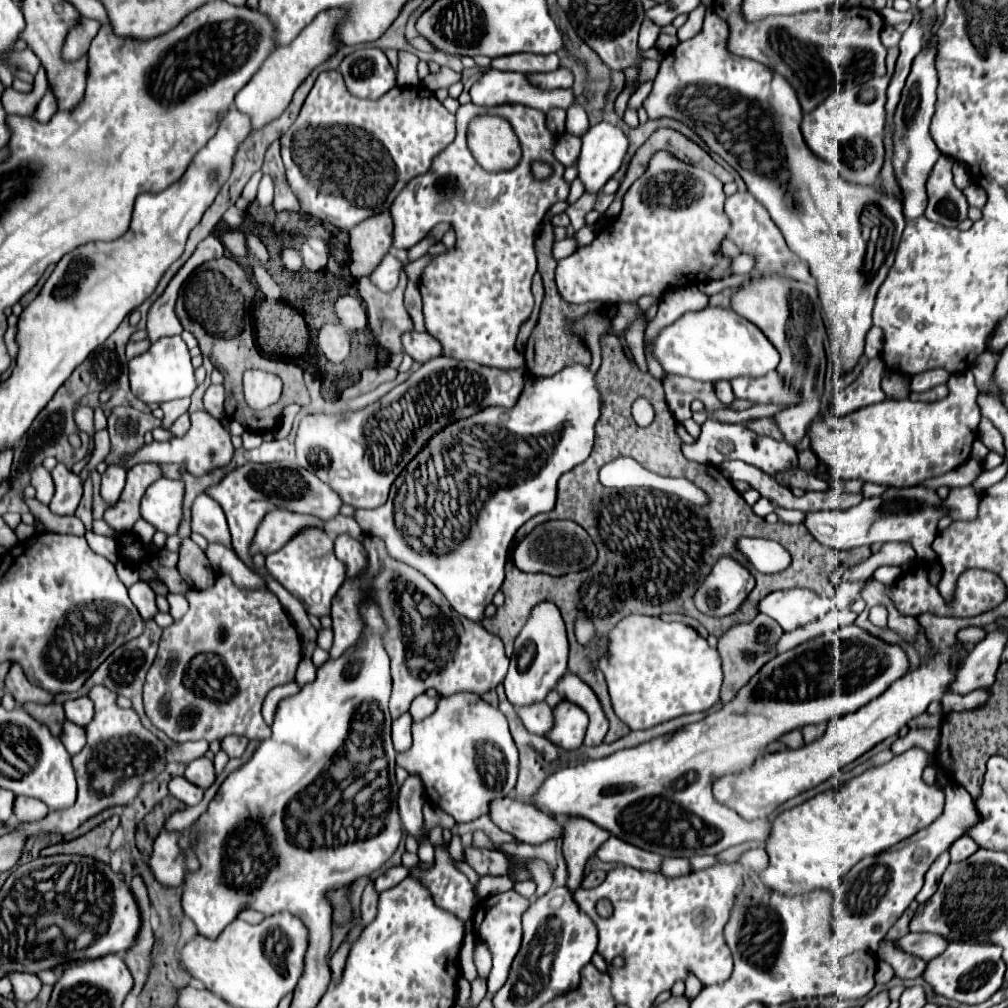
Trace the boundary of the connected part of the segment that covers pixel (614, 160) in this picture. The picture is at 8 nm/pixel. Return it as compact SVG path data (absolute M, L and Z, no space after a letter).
M599 122L591 126L581 140L583 148L577 160L579 178L585 184L585 192L599 192L621 168L629 150L629 138L619 126L611 122Z

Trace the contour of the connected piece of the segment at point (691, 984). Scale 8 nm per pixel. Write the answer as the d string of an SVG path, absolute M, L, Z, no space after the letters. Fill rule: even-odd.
M689 974L685 982L685 995L690 1001L698 996L702 988L703 986L699 980L692 974Z

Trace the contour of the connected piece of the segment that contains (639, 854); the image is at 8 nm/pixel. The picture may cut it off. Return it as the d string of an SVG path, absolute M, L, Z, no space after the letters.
M611 836L599 850L597 856L603 862L615 862L615 864L625 864L637 870L647 870L647 872L659 872L663 864L663 856L655 852L641 850L633 844L627 844L623 840L617 840L617 836Z

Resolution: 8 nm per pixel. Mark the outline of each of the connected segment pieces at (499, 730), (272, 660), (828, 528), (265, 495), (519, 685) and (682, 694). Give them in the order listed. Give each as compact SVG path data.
M459 692L449 698L441 698L433 716L413 722L413 744L409 750L397 754L397 766L405 768L411 776L419 776L425 786L425 794L431 804L437 804L443 812L455 818L455 822L471 822L483 814L489 814L491 802L511 794L517 782L519 752L511 738L505 716L483 702L479 696Z
M215 572L209 588L191 588L185 594L189 612L163 628L159 650L153 666L147 672L143 686L143 706L151 724L163 730L175 742L187 740L223 740L229 734L245 736L249 740L269 738L271 728L261 716L263 698L277 684L295 680L301 660L301 638L285 614L279 598L267 588L239 588L229 574Z
M913 486L913 488L887 488L881 496L865 498L861 504L839 512L811 512L805 518L805 526L809 532L825 546L831 546L835 550L851 550L865 544L875 542L909 542L913 544L917 552L917 562L933 562L935 552L931 550L931 544L935 540L937 522L943 516L951 516L953 522L965 520L971 522L977 518L979 512L979 498L981 494L973 486L965 488L951 488L949 496L941 500L933 488L925 486Z
M295 462L243 464L243 466L235 468L233 472L229 472L221 482L209 486L205 490L205 494L209 494L213 500L217 500L221 504L221 508L227 516L227 522L229 522L231 542L233 542L237 556L255 574L265 578L265 586L273 592L279 590L279 582L271 580L265 566L255 566L253 556L249 554L249 546L251 546L257 526L265 518L265 514L269 514L275 508L281 508L281 510L289 510L289 512L297 512L297 514L317 516L321 522L329 522L331 518L335 518L339 514L339 508L343 506L343 500L329 484L323 484L321 480L317 480L317 476L313 476L313 472L309 472L301 466L295 466Z
M549 602L539 604L515 640L515 652L511 656L511 666L503 682L509 702L515 708L545 702L547 694L557 688L561 676L565 676L567 672L567 652L569 644L559 608Z
M627 616L611 632L609 654L599 662L601 672L605 674L608 691L615 714L631 730L649 730L667 720L705 712L719 702L719 690L723 684L721 656L717 648L711 648L703 636L697 634L687 624L681 622L663 622L661 618L651 616Z

